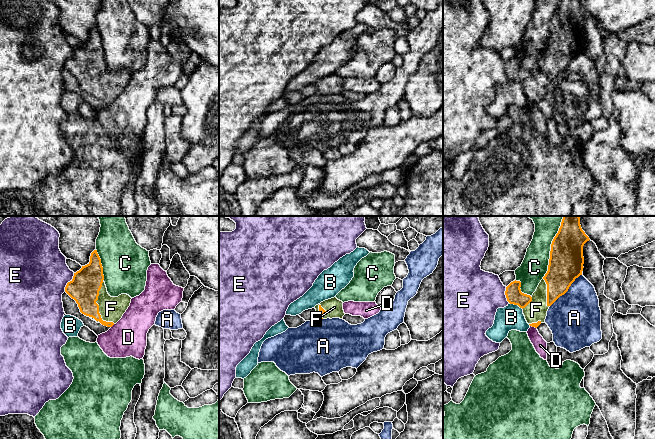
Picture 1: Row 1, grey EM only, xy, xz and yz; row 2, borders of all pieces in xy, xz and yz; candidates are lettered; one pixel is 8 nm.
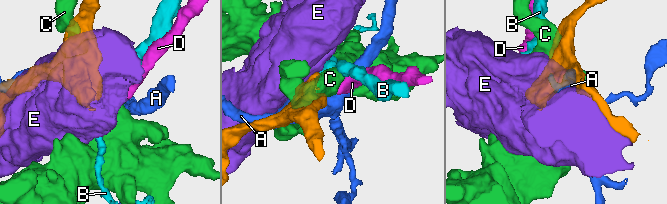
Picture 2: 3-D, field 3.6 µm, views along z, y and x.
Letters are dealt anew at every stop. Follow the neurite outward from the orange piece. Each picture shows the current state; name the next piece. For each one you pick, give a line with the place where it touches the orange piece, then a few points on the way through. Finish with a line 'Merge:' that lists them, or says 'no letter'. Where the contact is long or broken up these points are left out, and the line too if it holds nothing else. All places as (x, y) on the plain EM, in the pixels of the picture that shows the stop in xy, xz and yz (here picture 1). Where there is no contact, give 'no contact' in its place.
F: meets orange in xy at (98, 81)
Merge: F

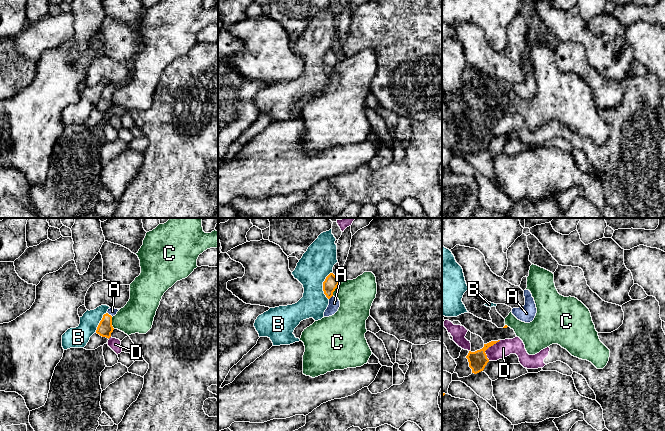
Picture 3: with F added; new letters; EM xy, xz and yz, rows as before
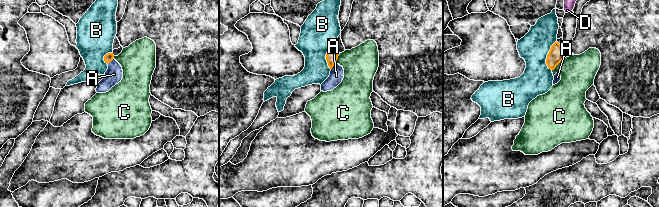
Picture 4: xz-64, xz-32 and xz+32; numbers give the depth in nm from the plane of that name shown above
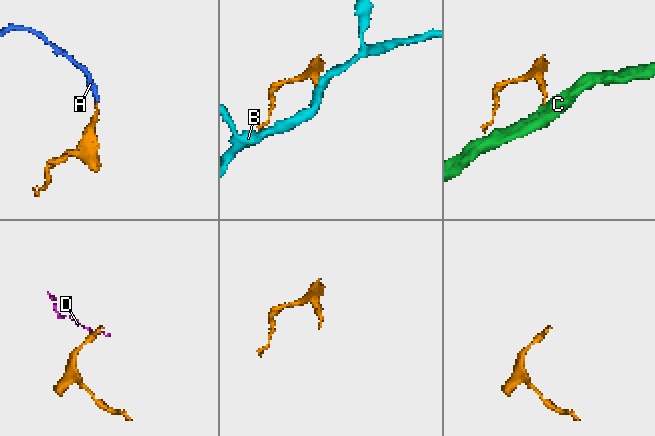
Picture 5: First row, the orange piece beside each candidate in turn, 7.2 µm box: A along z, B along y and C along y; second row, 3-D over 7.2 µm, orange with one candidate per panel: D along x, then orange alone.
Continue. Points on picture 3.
A: meets orange in xy at (110, 91); runs through xy (105, 104), (106, 96), (110, 91), (112, 87)
Merge: A

